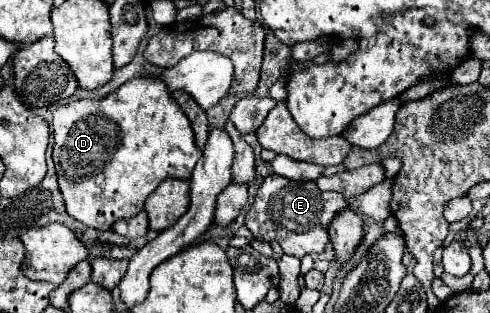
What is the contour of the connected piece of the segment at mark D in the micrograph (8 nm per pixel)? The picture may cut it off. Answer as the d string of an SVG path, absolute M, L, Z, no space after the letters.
M152 76L132 78L106 98L82 98L54 112L54 164L66 212L96 230L110 230L114 222L134 218L144 210L144 200L164 178L188 178L202 152L194 144L192 126L168 94L168 88Z

